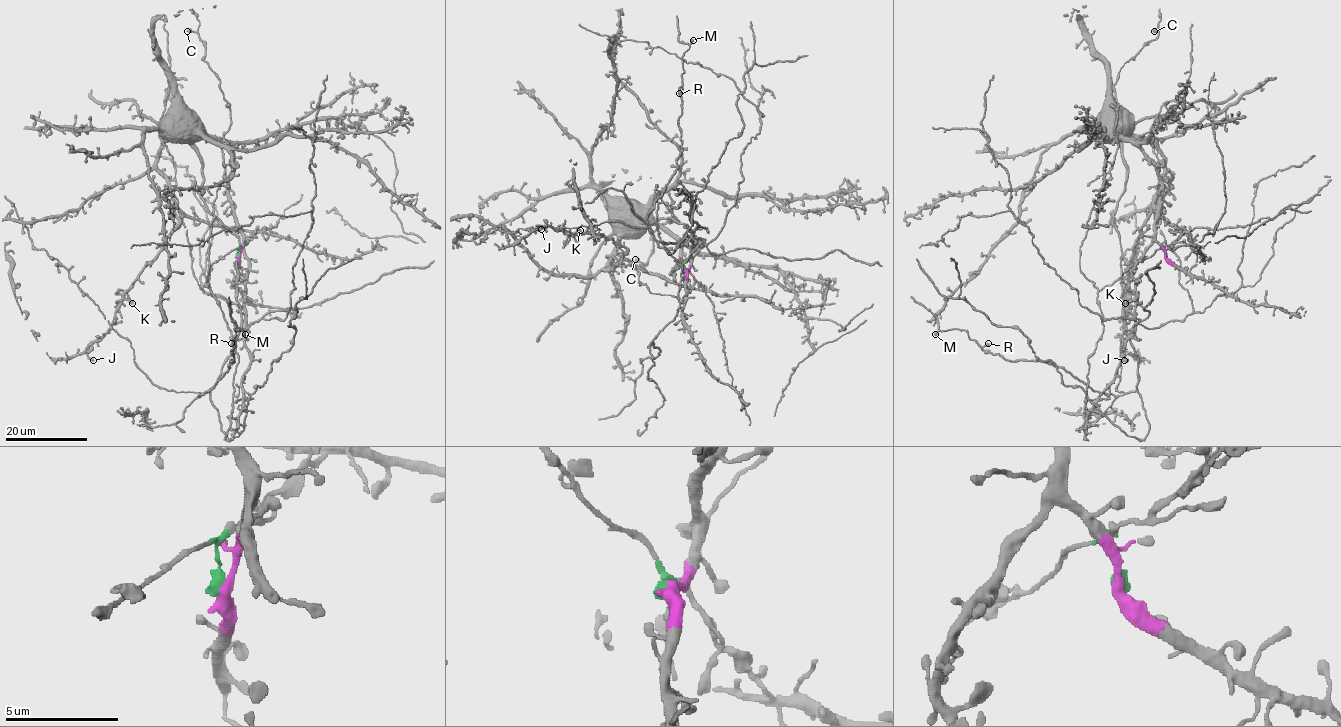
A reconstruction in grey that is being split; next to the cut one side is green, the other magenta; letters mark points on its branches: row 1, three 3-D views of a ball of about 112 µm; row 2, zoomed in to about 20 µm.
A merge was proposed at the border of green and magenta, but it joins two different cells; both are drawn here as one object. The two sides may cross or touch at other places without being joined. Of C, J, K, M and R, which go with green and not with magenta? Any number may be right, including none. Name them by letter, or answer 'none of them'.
C

